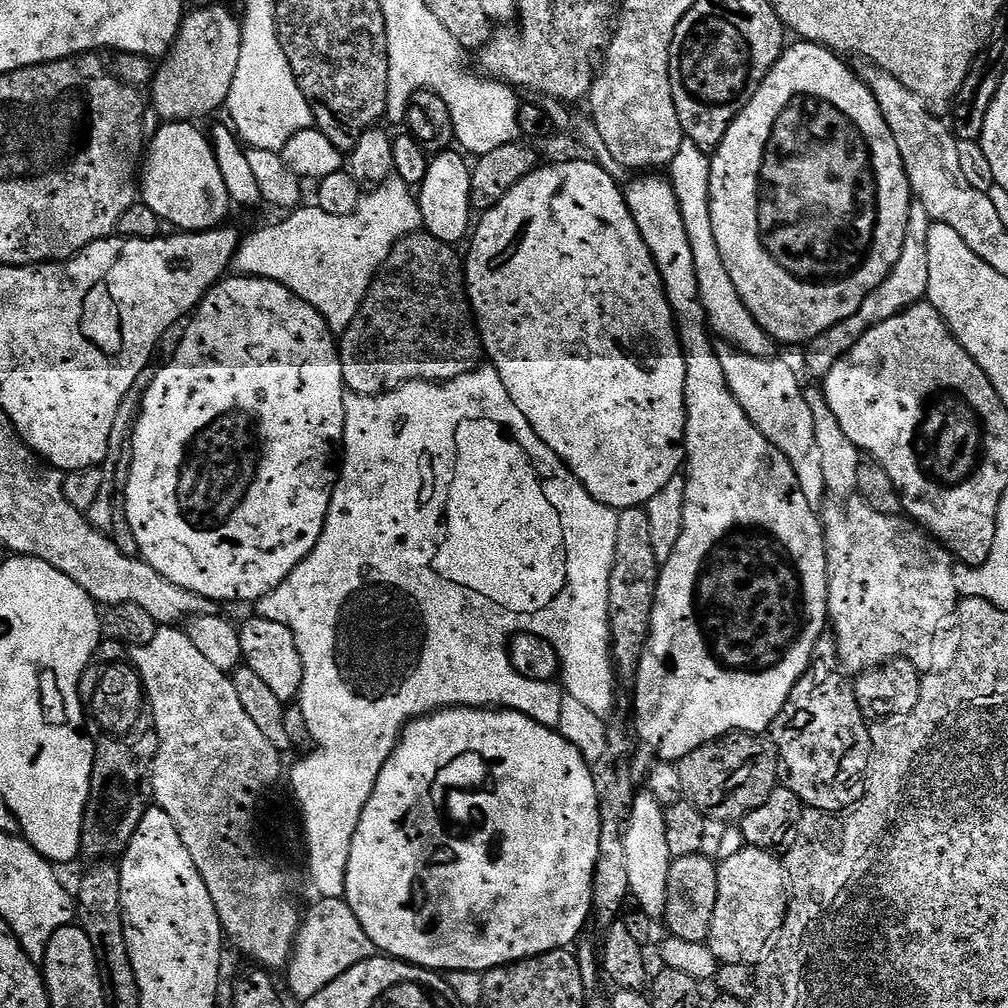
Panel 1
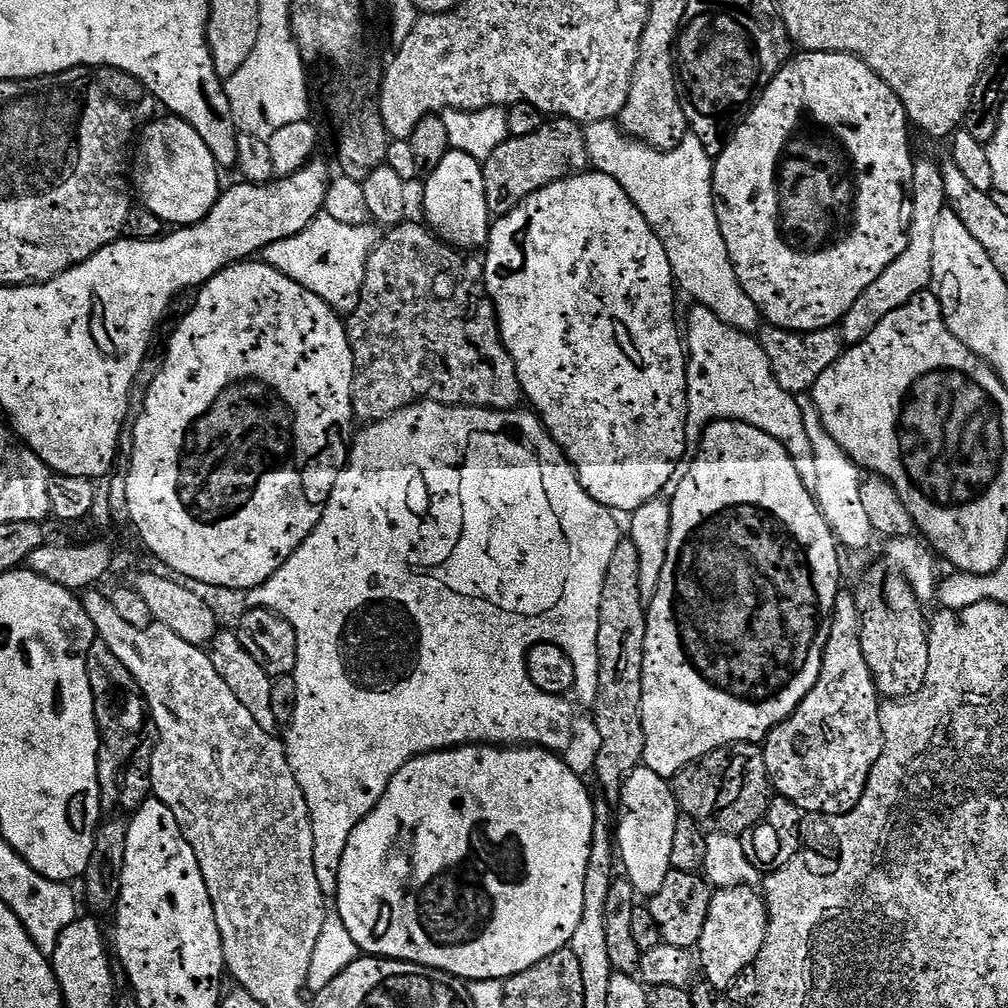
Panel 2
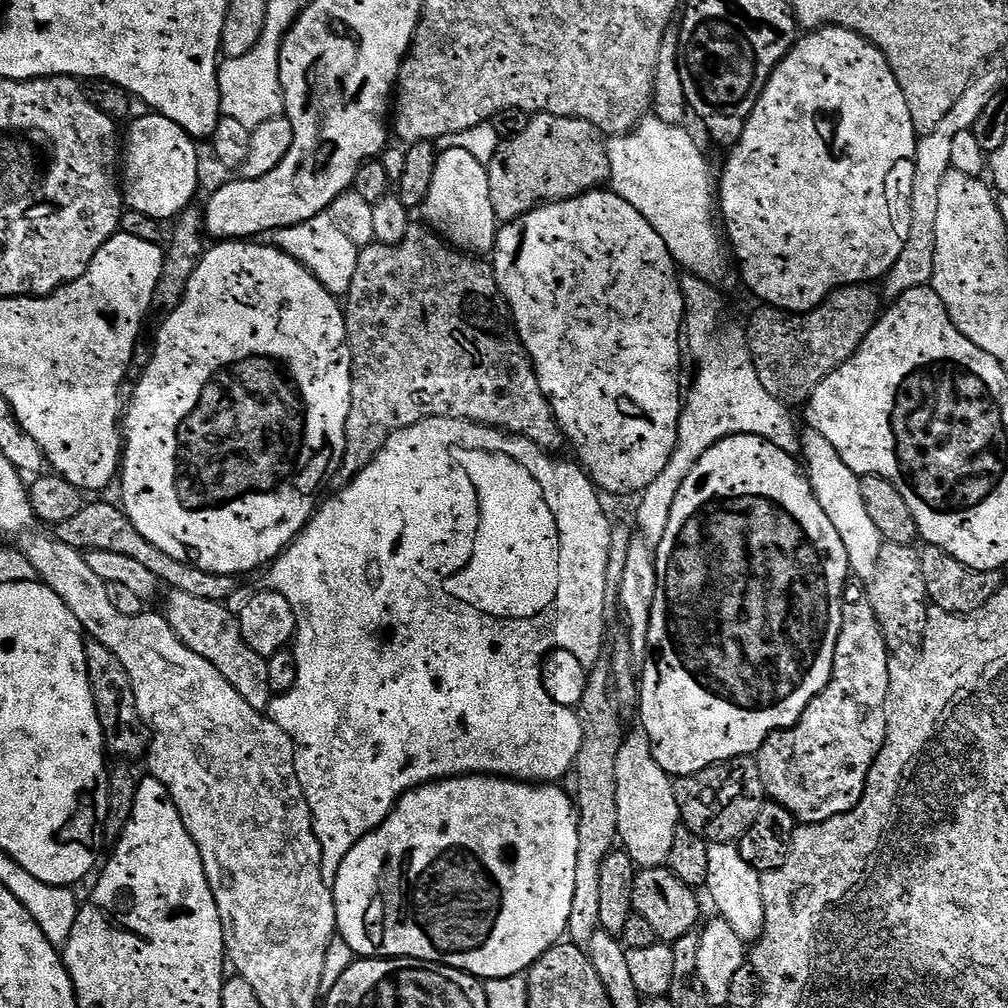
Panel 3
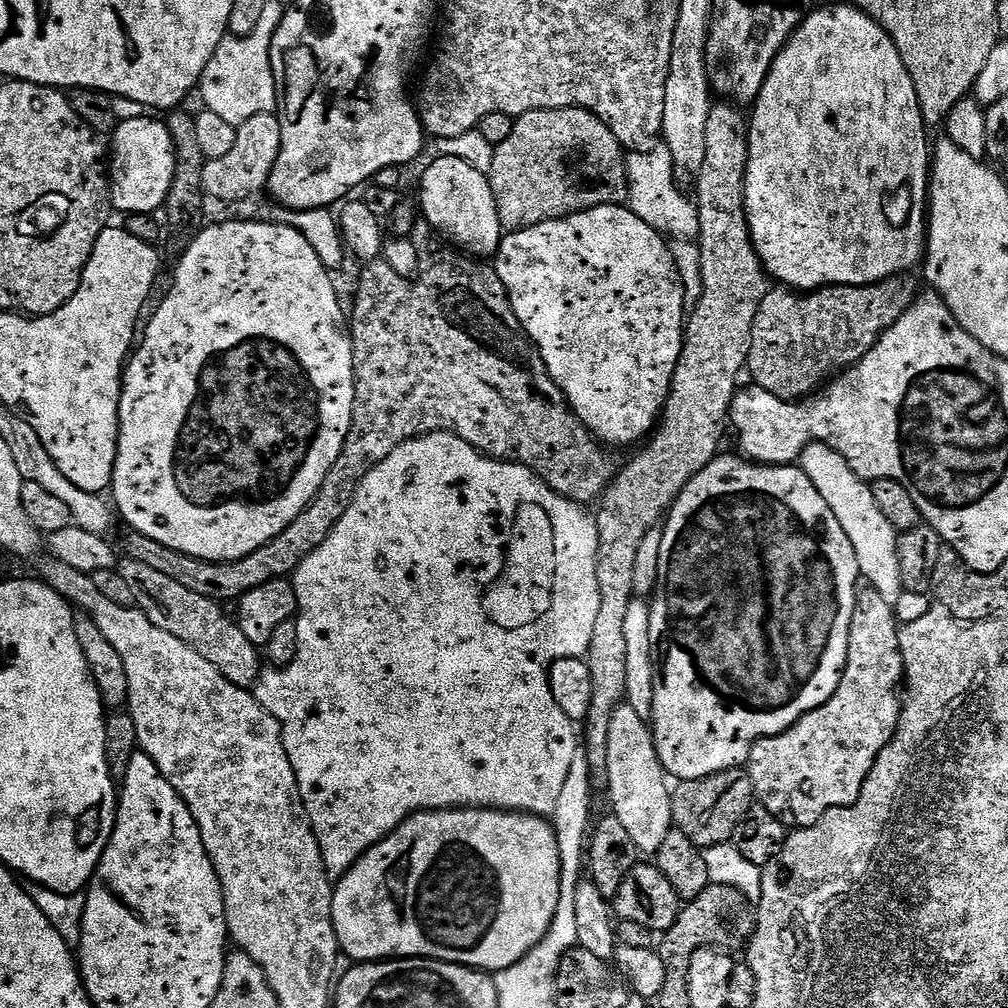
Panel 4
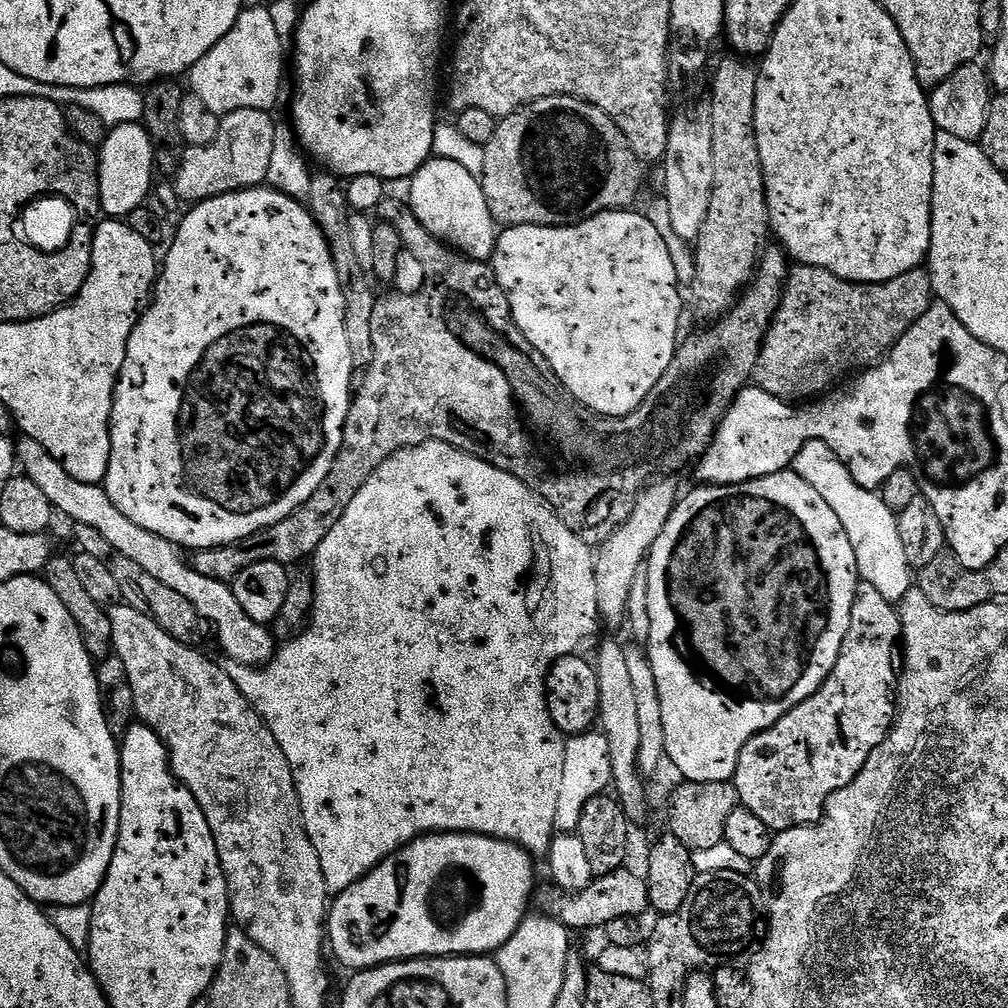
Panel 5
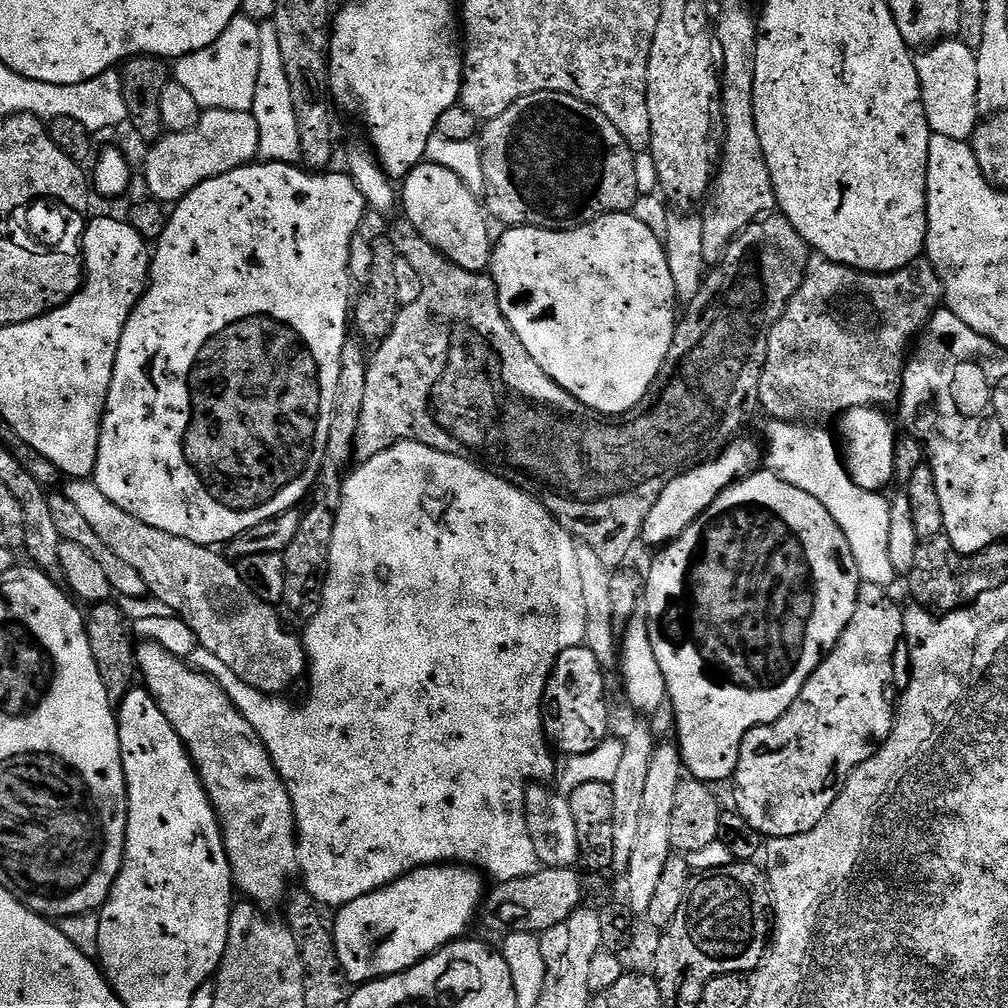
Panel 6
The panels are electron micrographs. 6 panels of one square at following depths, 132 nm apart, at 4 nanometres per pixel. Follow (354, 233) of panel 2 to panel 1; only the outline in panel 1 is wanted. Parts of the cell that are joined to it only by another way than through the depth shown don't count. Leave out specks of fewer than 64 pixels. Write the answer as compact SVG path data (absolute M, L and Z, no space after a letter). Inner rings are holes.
M385 180L369 192L372 193L361 199L358 210L346 218L349 230L364 228L364 236L335 236L342 224L338 214L296 210L285 215L288 217L281 224L260 228L253 236L245 235L231 267L239 275L257 276L286 286L286 290L318 310L333 334L344 333L350 322L354 322L354 314L358 314L368 287L384 267L394 245L411 232L421 231L424 222L419 199L403 181Z

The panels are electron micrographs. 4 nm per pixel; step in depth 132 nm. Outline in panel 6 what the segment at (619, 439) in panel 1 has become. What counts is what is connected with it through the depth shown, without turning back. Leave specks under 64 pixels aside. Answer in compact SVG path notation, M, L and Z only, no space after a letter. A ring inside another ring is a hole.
M612 212L608 216L599 216L598 219L582 225L581 228L573 228L566 232L555 232L549 228L509 227L501 234L500 240L498 236L495 241L490 275L496 283L502 314L506 322L510 322L514 334L518 334L518 342L526 346L526 354L530 354L530 358L534 358L534 362L538 362L538 366L542 366L542 370L546 370L546 374L554 378L558 386L562 386L562 390L574 394L574 398L590 406L590 410L600 412L604 416L623 416L633 408L639 408L644 397L652 391L656 381L661 379L678 323L678 312L676 316L678 301L674 290L674 278L670 278L670 262L666 262L664 241L659 240L645 224L638 222L638 218L631 212Z

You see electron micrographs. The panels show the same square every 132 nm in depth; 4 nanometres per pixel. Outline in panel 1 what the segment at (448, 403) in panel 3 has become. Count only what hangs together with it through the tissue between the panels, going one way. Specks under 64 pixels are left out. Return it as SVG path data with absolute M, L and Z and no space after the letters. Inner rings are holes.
M426 231L411 232L409 236L404 236L392 248L392 252L386 258L384 267L376 273L376 279L368 287L368 292L364 295L362 306L358 314L354 314L354 322L342 333L338 340L340 349L340 361L342 362L342 378L344 387L348 392L353 392L359 396L381 396L387 392L393 392L395 388L401 388L403 384L409 384L415 380L435 380L443 382L454 380L472 372L482 364L482 345L480 333L476 327L475 319L472 315L472 306L468 302L468 290L466 287L466 272L462 267L462 260L456 257L457 249L451 244L443 244L438 238L434 238Z

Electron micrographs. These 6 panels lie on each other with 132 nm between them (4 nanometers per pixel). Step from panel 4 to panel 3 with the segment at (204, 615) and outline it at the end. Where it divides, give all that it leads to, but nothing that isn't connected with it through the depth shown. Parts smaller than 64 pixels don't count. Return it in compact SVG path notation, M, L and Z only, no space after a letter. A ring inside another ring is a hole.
M175 590L167 594L166 619L180 643L194 650L194 654L206 658L206 662L210 662L210 666L214 666L214 670L218 670L218 674L222 674L222 678L226 678L226 682L230 682L230 686L234 686L234 690L238 690L238 694L242 694L242 698L254 706L254 710L264 712L274 695L270 690L268 662L265 657L254 654L250 646L246 646L237 613L219 600L194 598L194 594Z

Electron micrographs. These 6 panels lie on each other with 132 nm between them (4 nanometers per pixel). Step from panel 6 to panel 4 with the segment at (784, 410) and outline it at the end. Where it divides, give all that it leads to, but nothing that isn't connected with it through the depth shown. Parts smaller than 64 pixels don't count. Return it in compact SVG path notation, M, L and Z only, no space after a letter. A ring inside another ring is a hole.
M901 274L889 280L879 280L876 284L834 284L814 292L802 292L783 286L769 287L766 298L762 298L762 306L758 306L752 327L746 365L747 375L752 375L751 383L783 400L799 402L813 395L825 382L857 364L880 341L882 333L894 326L902 314L906 314L918 295L918 287L912 278L911 275Z

